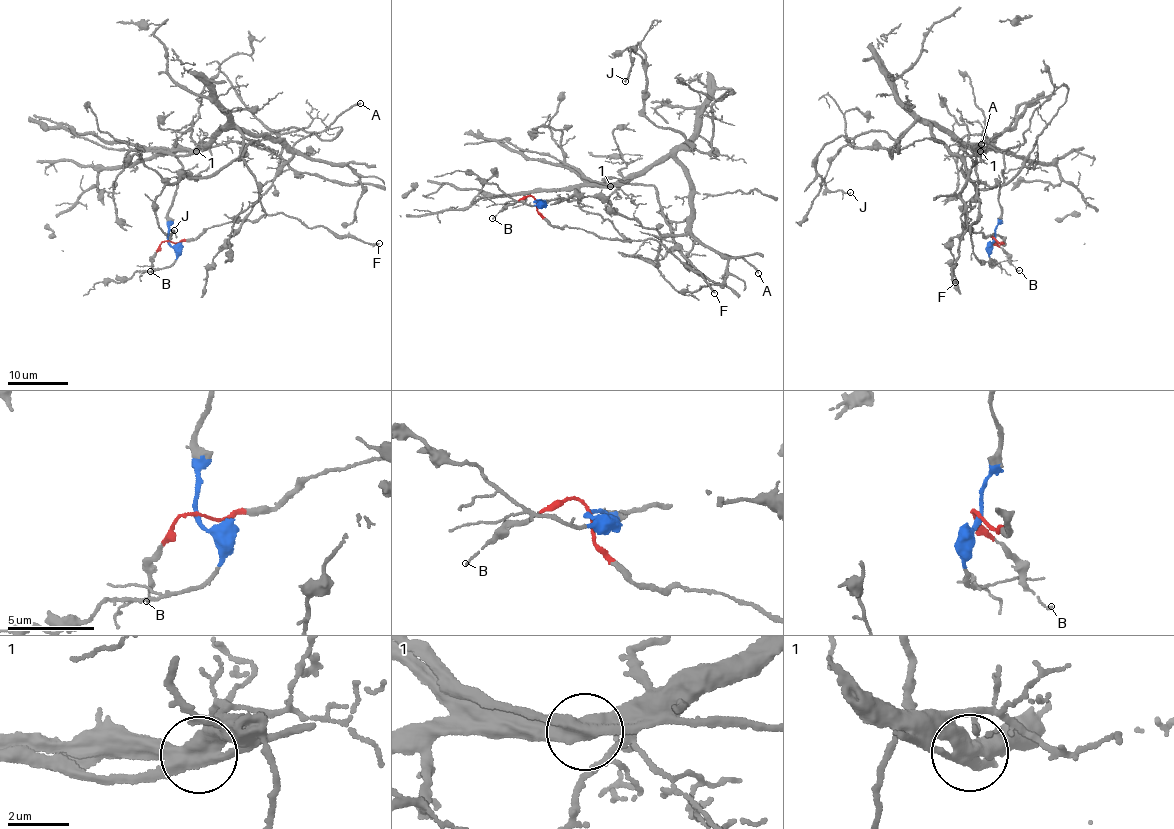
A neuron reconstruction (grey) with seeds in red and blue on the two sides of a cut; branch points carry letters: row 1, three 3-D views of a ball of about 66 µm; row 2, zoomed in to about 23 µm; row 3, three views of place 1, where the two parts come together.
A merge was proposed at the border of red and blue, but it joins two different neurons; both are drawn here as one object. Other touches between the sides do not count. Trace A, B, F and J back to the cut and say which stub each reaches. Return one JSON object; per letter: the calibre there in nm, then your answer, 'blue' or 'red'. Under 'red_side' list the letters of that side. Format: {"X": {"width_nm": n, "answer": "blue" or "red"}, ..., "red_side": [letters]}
{"A": {"width_nm": 200, "answer": "blue"}, "B": {"width_nm": 120, "answer": "red"}, "F": {"width_nm": 220, "answer": "red"}, "J": {"width_nm": 160, "answer": "blue"}, "red_side": ["B", "F"]}

